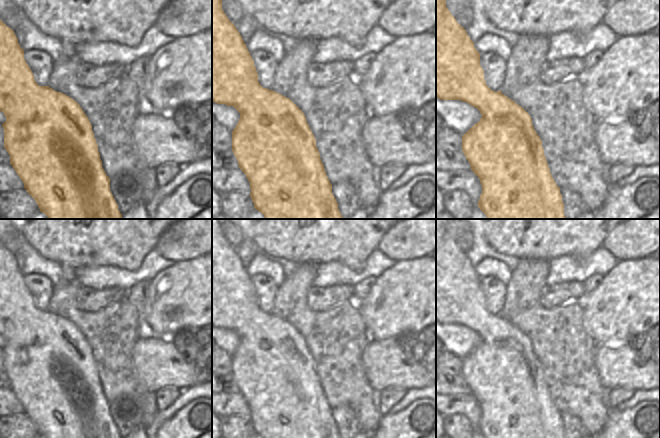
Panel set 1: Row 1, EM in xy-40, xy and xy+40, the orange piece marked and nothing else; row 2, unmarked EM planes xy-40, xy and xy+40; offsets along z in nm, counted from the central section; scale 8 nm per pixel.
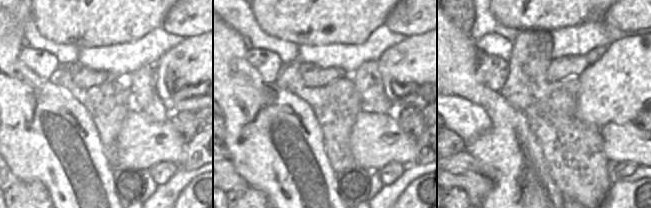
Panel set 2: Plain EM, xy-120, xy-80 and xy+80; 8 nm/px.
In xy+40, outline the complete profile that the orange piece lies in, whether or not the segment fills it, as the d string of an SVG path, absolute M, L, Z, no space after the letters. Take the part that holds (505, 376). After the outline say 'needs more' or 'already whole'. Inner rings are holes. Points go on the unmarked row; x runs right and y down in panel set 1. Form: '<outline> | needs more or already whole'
M436 219L436 322L467 326L482 339L480 345L462 360L462 375L482 409L477 430L484 438L564 438L560 412L550 397L542 365L532 349L530 339L500 314L495 316L486 309L480 277L466 254L446 231L446 221Z | already whole

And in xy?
M212 219L212 326L233 330L240 337L232 355L232 375L250 407L256 434L262 438L341 438L304 337L289 322L260 309L246 268L222 233L222 219Z | already whole

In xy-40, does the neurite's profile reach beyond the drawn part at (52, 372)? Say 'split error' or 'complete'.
complete

